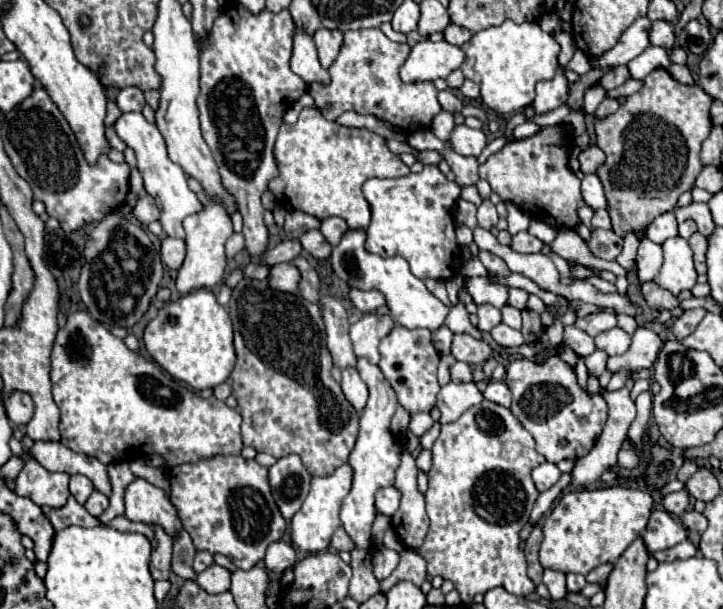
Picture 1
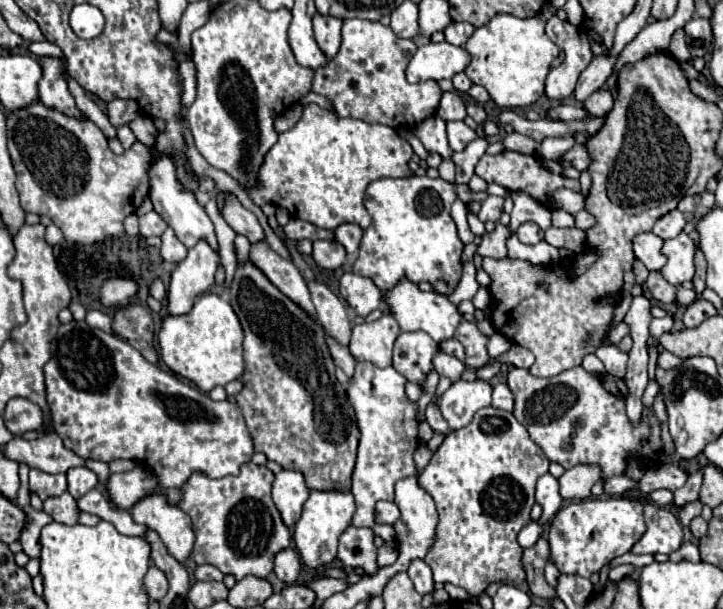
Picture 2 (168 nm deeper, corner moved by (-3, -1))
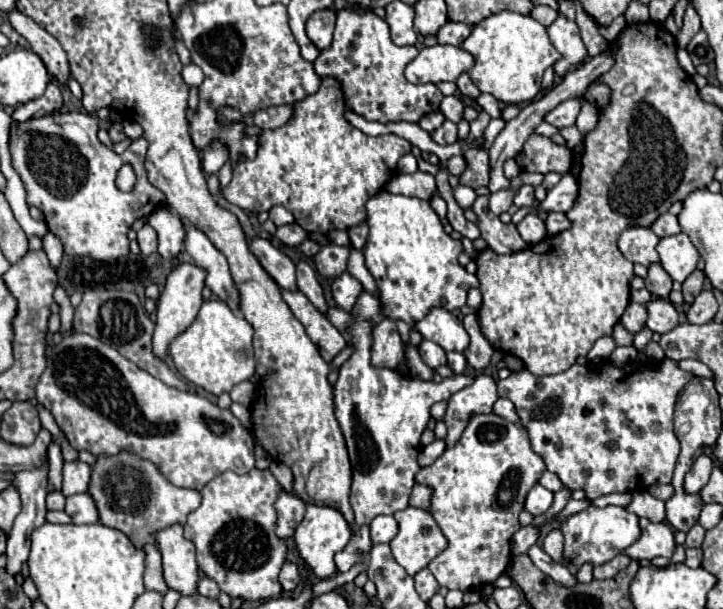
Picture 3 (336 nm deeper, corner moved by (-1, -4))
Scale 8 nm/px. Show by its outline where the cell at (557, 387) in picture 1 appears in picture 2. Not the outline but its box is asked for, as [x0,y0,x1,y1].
[507,365,671,479]

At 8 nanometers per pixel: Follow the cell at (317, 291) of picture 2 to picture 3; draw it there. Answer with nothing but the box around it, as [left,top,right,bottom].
[297,260,327,314]

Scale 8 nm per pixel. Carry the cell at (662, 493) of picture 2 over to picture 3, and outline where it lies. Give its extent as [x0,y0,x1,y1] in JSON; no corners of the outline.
[625,492,665,522]

